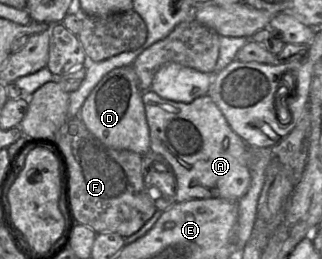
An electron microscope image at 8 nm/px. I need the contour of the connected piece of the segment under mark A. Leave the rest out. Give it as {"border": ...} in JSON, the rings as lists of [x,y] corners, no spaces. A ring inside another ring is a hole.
{"border":[[[147,90],[142,99],[150,131],[150,150],[168,162],[176,179],[176,202],[209,198],[238,201],[247,193],[251,182],[249,146],[231,129],[209,94],[184,103],[163,99],[154,91]]]}

